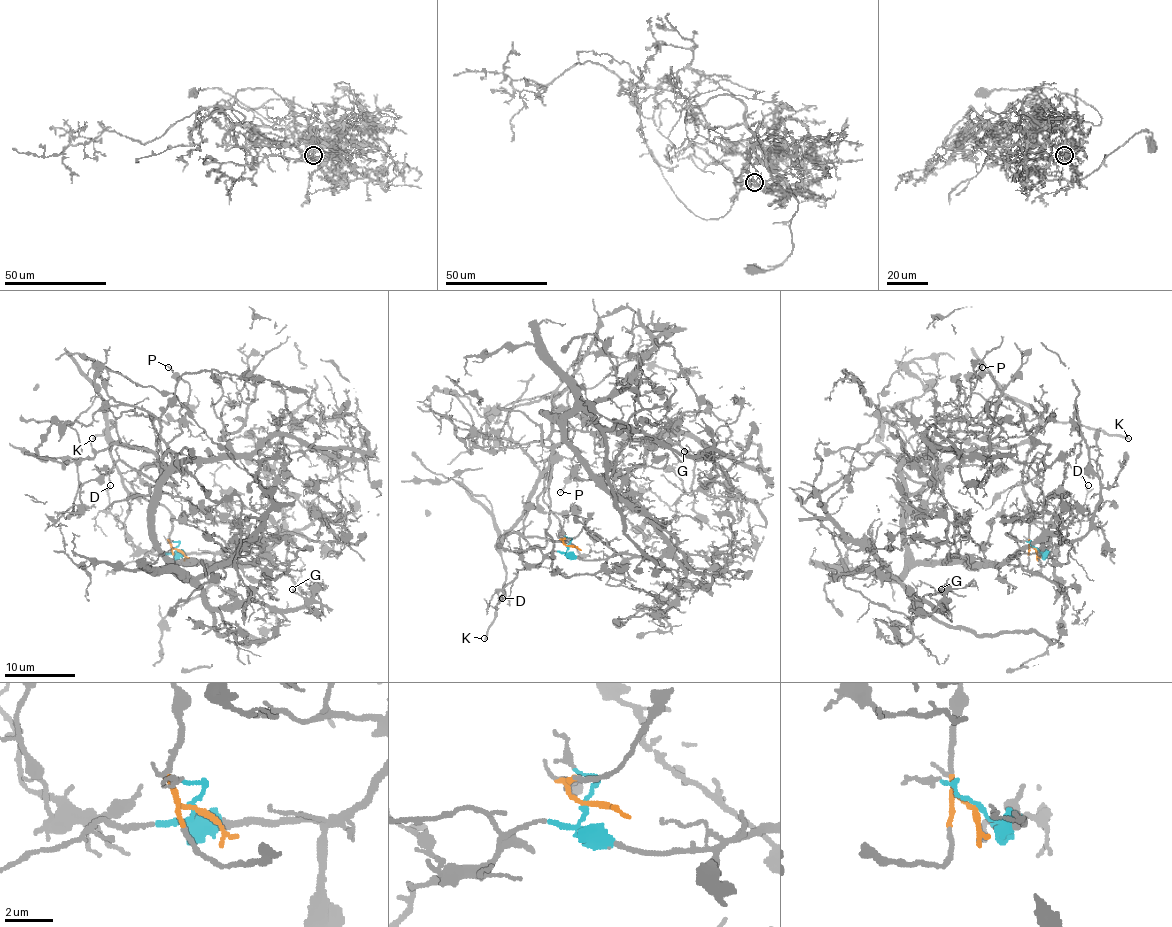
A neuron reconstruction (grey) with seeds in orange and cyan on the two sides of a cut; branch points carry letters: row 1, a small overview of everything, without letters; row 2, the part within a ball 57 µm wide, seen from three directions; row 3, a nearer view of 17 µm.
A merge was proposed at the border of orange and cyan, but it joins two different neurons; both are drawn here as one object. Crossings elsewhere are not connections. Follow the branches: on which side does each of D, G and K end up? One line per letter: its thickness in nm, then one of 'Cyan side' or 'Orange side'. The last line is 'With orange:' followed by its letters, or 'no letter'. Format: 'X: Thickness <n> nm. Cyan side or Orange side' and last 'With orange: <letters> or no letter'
D: Thickness 90 nm. Cyan side
G: Thickness 130 nm. Cyan side
K: Thickness 240 nm. Orange side
With orange: K

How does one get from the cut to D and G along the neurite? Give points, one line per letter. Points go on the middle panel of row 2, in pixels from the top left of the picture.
D: (568, 547), (565, 552), (549, 552), (540, 563), (517, 570), (517, 575), (503, 589), (503, 598)
G: (568, 547), (581, 559), (667, 547), (566, 439), (568, 417), (586, 410), (683, 451)

